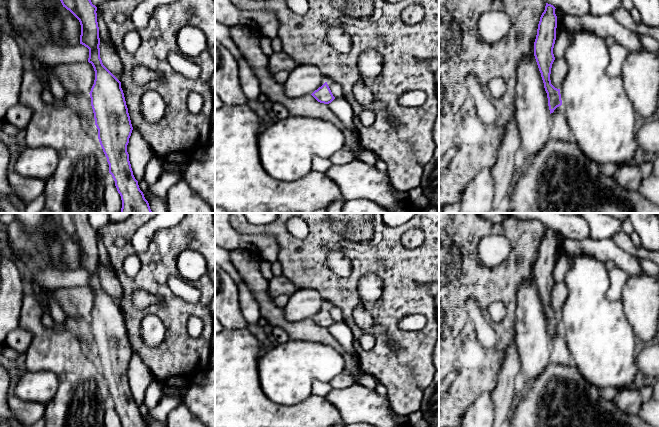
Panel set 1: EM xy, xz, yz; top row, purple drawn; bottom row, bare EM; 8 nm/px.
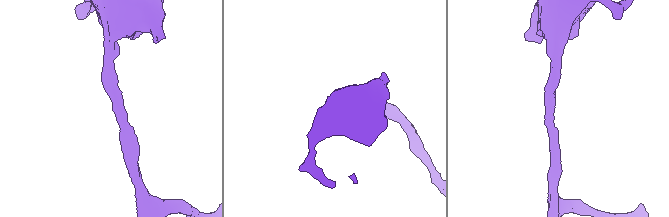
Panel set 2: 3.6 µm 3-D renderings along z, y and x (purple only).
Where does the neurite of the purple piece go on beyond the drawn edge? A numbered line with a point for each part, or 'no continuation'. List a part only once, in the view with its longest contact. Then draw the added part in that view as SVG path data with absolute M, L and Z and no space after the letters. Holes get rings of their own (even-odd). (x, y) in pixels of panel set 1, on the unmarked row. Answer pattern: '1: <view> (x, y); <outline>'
1: yz (559, 293); M564 281L555 282L550 298L551 308L560 313L568 296L568 288Z

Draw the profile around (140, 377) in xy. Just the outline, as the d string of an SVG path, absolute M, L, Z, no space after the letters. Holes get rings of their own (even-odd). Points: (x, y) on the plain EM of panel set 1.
M133 352L127 369L129 385L135 403L140 406L145 401L145 393L154 377L140 356Z

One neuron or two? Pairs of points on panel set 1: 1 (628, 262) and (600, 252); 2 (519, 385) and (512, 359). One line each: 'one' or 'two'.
1: one
2: two

